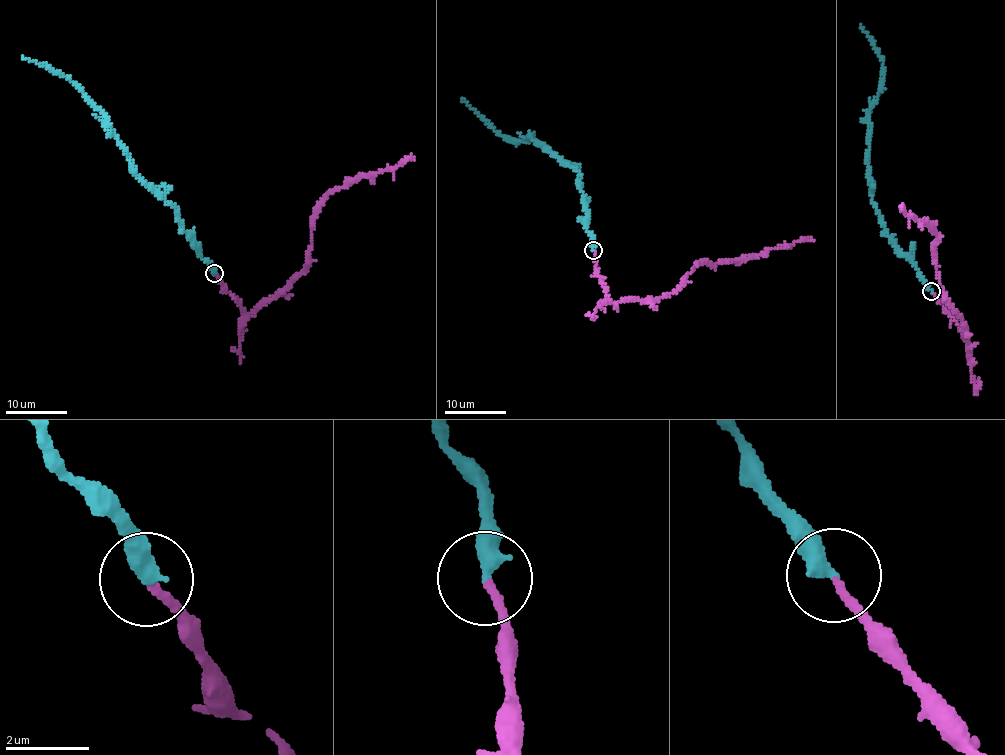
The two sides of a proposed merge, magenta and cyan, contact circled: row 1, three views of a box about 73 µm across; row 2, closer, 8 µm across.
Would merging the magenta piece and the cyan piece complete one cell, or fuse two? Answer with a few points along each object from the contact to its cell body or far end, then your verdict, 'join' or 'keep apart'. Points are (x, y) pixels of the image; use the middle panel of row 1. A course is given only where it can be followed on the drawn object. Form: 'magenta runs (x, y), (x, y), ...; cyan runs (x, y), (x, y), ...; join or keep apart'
magenta runs (593, 249), (595, 273), (609, 300), (640, 301), (669, 296), (701, 261), (740, 260), (798, 240), (812, 240); cyan runs (593, 249), (585, 225), (587, 202), (575, 168), (534, 139), (503, 138), (461, 99); join

